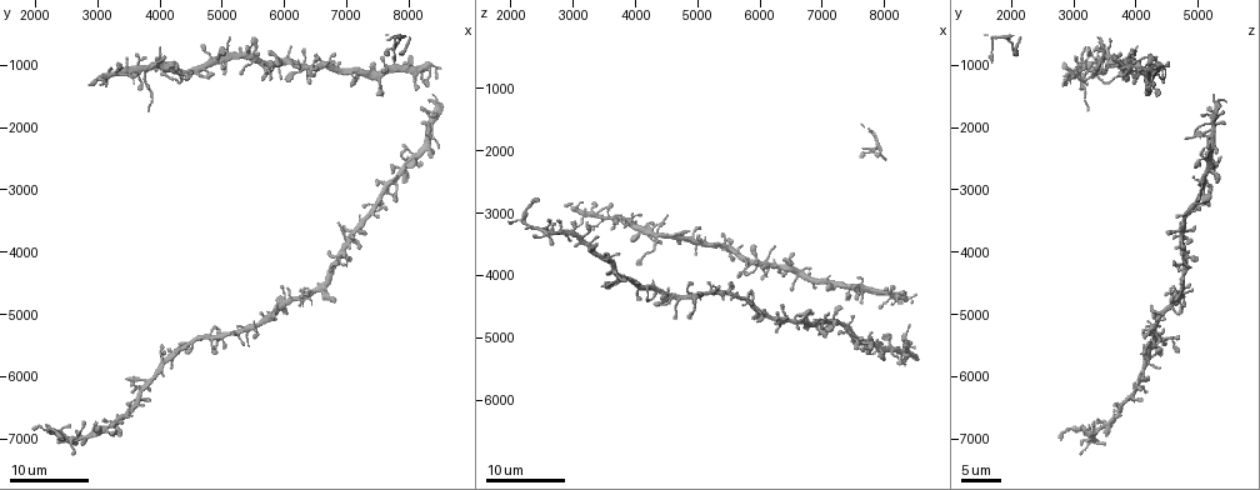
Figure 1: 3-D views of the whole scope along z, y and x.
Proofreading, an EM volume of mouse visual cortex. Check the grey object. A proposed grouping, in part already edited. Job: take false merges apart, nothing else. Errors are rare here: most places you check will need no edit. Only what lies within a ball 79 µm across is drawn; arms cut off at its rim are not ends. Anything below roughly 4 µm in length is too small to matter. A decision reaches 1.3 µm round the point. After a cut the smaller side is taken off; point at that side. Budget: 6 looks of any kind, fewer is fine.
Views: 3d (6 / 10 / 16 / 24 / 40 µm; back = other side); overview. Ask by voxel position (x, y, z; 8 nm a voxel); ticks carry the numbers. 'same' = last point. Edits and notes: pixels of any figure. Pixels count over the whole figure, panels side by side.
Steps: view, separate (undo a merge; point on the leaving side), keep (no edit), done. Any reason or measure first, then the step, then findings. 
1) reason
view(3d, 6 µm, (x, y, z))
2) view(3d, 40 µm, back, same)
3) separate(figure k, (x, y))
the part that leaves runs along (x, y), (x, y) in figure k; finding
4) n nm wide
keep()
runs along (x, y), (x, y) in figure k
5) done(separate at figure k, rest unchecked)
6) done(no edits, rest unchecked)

looks like a crossing
view(3d, 24 µm, (3750, 6100, 4000))

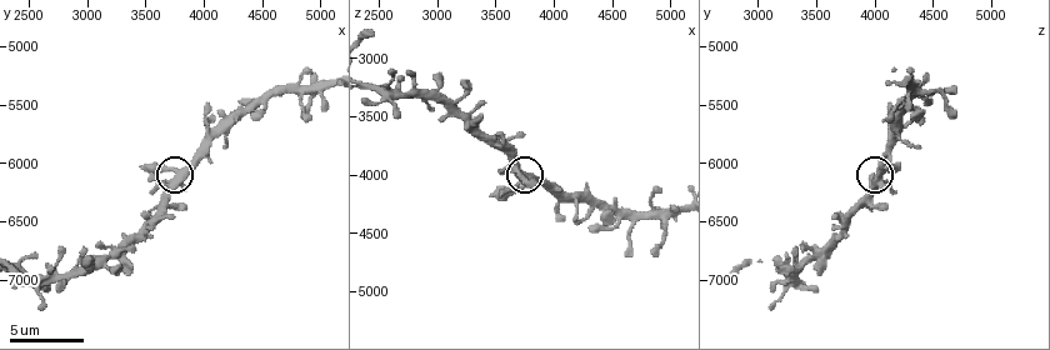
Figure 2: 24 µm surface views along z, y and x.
view(3d, 10 µm, (3800, 6120, 4060))

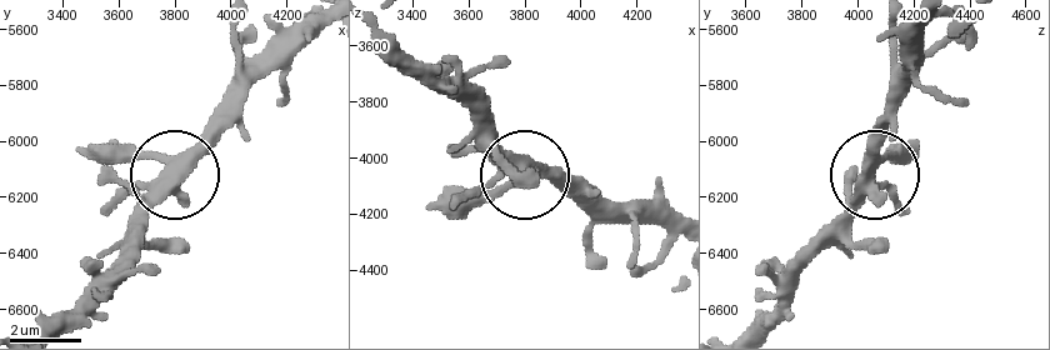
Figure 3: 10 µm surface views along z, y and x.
keep()
all the same cell

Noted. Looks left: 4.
looks like a crossing
view(3d, 16 µm, (4350, 1250, 3400))

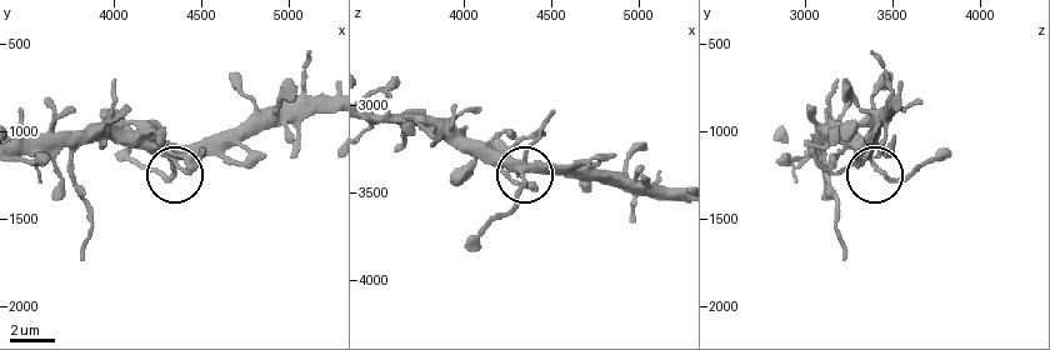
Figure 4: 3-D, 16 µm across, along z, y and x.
zoom in
view(3d, 6 µm, (4340, 1200, 3400))

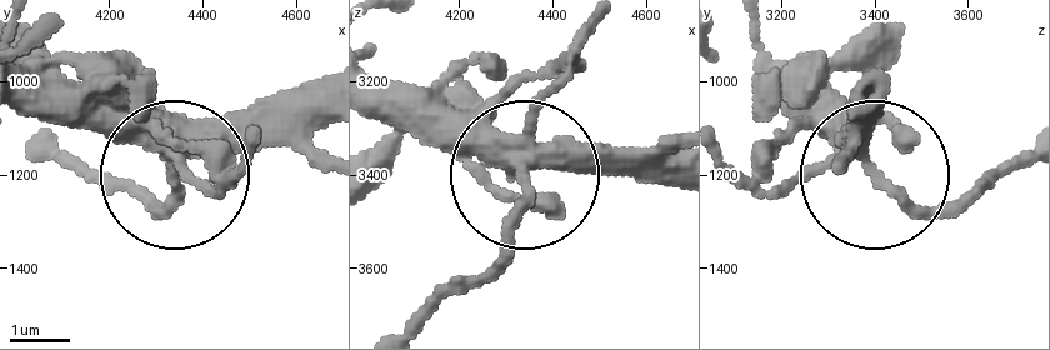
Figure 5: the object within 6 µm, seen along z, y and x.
keep()
runs along (321, 81), (231, 116), (156, 206), (116, 191) in figure 5; continuous, no second cell

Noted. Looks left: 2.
view(3d, 16 µm, (6500, 950, 3750))

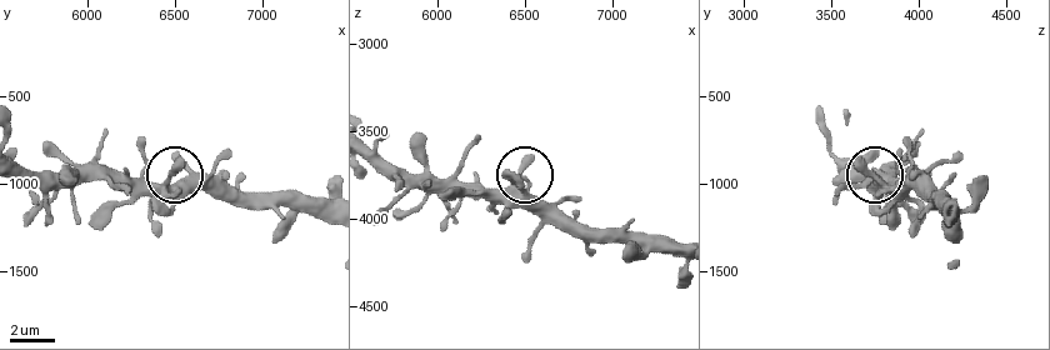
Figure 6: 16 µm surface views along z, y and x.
view(3d, 6 µm, (6460, 960, 3760))

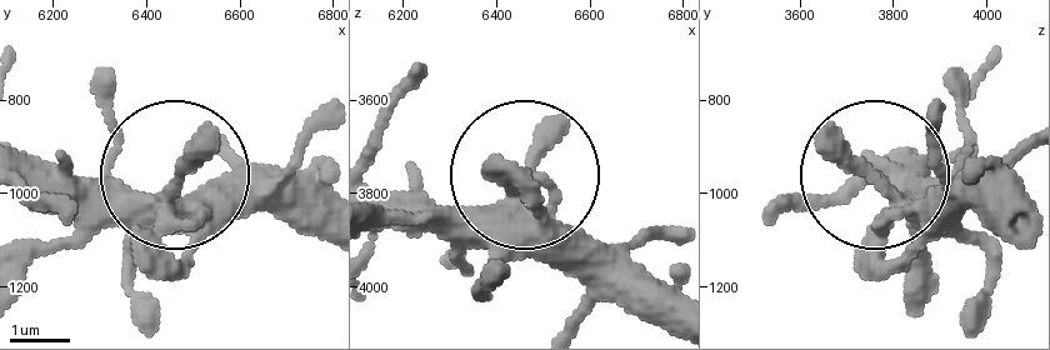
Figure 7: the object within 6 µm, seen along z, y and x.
keep()
runs along (318, 229), (198, 209), (178, 179), (109, 199), (64, 159) in figure 7; continuous, no second cell

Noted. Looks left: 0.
done(no edits, rest unchecked)

